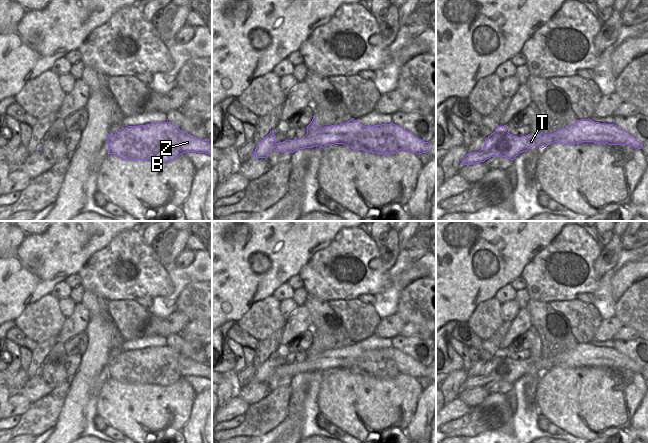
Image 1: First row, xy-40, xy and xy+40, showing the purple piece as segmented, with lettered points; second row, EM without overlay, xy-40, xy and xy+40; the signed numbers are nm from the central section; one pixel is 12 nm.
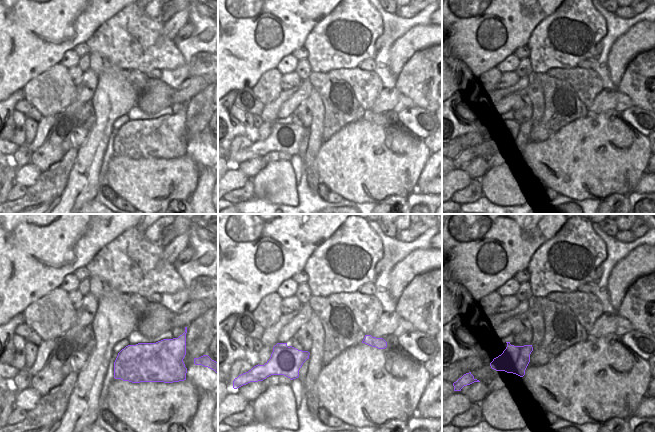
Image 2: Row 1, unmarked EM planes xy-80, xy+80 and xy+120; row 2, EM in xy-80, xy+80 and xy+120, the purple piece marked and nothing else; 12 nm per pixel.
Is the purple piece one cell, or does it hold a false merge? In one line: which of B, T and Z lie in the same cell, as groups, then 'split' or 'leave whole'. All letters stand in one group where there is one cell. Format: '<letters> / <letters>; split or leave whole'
B / T Z; split

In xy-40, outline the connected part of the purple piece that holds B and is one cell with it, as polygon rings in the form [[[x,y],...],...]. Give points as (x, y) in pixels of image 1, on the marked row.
[[[168,121],[128,126],[126,128],[122,127],[108,141],[108,153],[114,154],[124,160],[172,161],[183,154],[177,140],[178,130],[178,127]]]

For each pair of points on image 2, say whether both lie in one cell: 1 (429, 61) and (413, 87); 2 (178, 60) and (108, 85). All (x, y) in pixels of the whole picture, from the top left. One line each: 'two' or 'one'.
1: one
2: two

